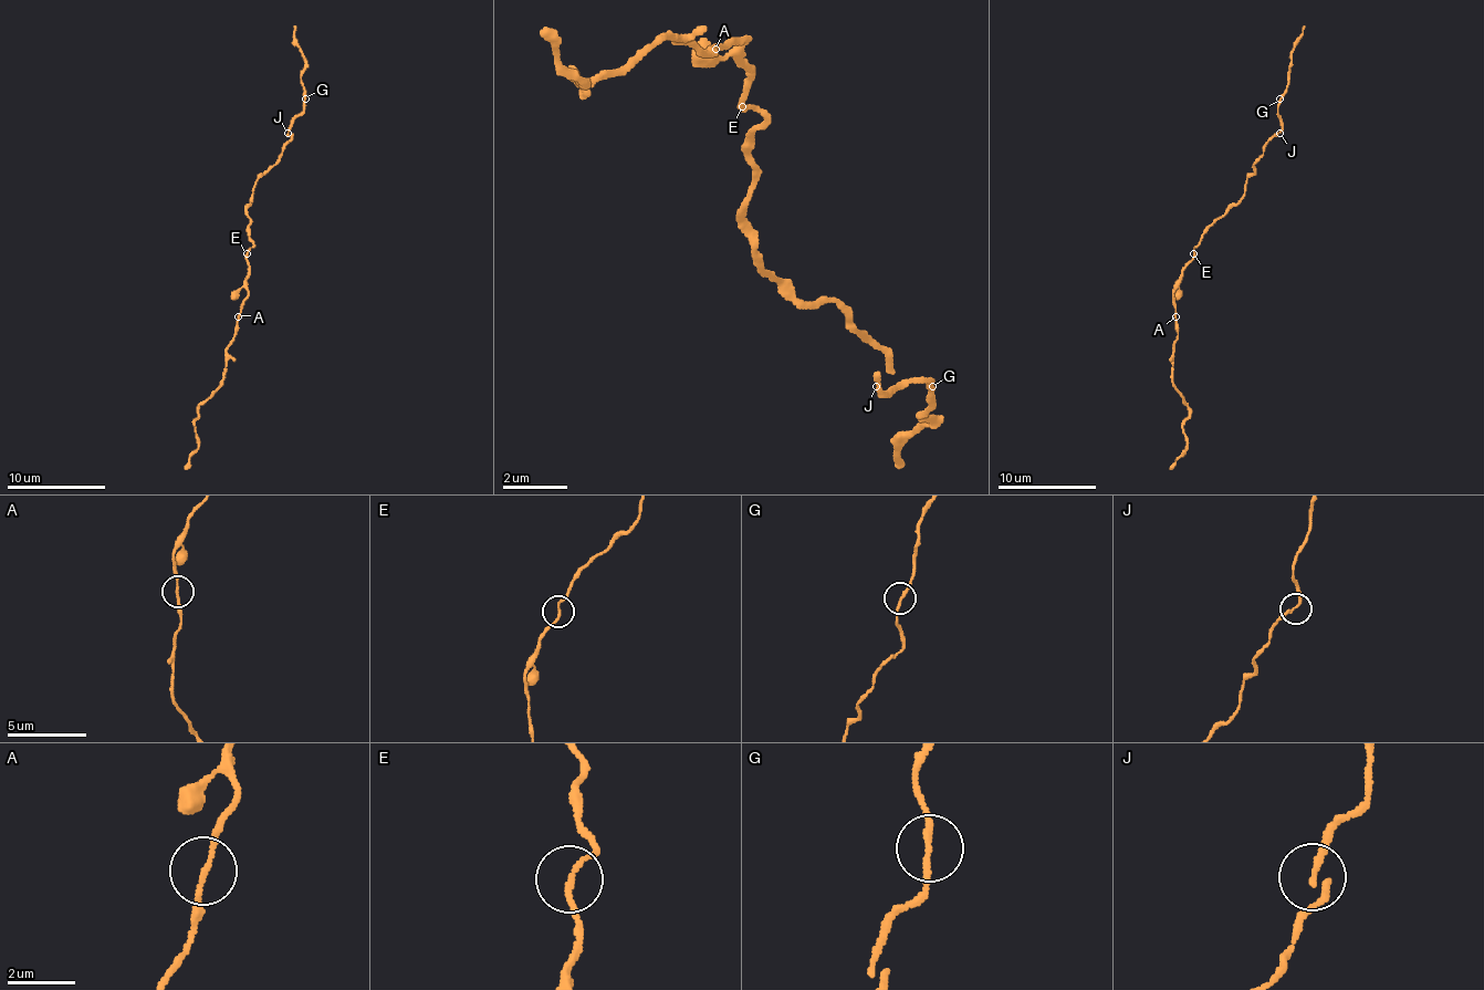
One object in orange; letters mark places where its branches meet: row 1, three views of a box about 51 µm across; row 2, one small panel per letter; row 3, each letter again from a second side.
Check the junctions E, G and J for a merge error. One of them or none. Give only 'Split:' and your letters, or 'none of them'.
Split: none of them

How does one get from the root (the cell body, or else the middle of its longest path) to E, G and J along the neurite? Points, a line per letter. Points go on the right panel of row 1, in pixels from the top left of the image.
E: (1201, 237), (1193, 254)
G: (1201, 237), (1245, 193), (1245, 183), (1255, 170), (1252, 165), (1262, 148), (1282, 128), (1277, 113), (1279, 98)
J: (1201, 237), (1245, 193), (1245, 183), (1255, 170), (1252, 165), (1262, 148), (1279, 133)

